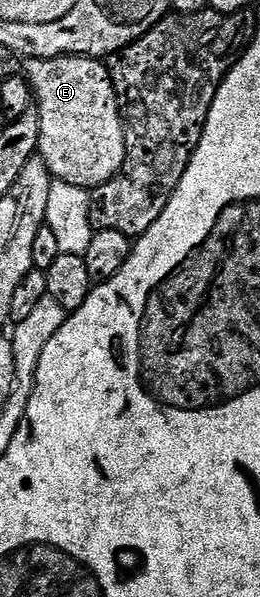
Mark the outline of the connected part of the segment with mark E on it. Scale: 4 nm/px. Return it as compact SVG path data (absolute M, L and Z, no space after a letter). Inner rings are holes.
M57 57L47 61L32 59L25 62L24 76L30 83L40 119L40 156L50 169L51 178L87 191L111 181L122 170L126 158L126 127L122 123L123 110L109 68L93 57Z

